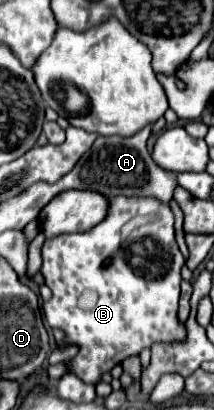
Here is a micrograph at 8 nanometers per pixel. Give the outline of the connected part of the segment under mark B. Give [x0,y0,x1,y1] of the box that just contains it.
[42,198,186,384]

